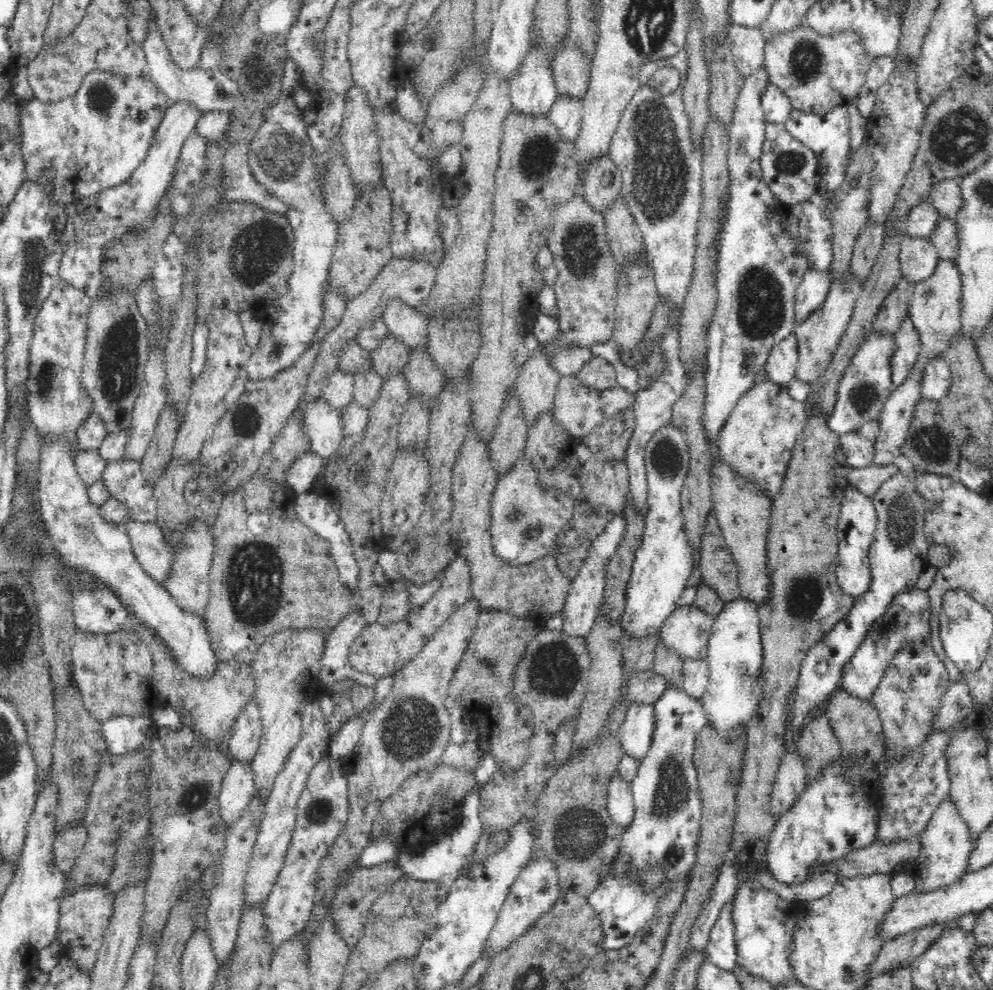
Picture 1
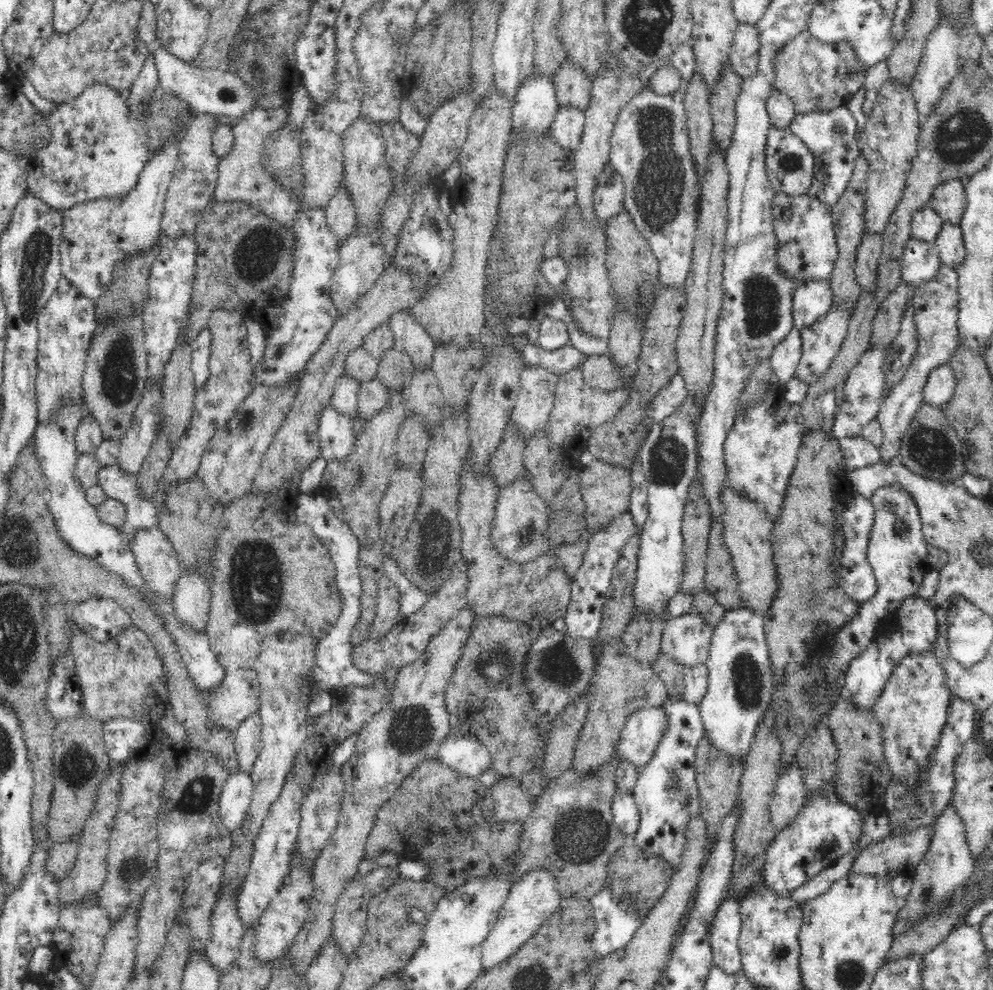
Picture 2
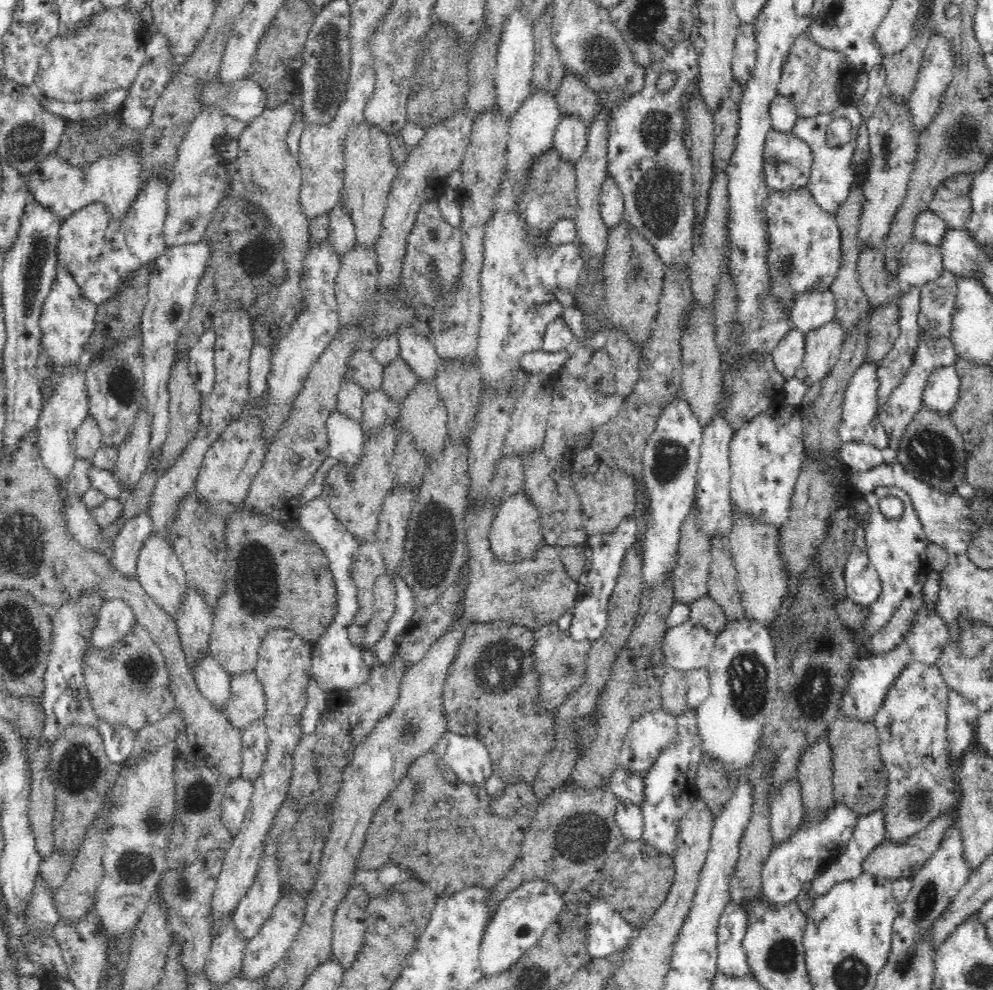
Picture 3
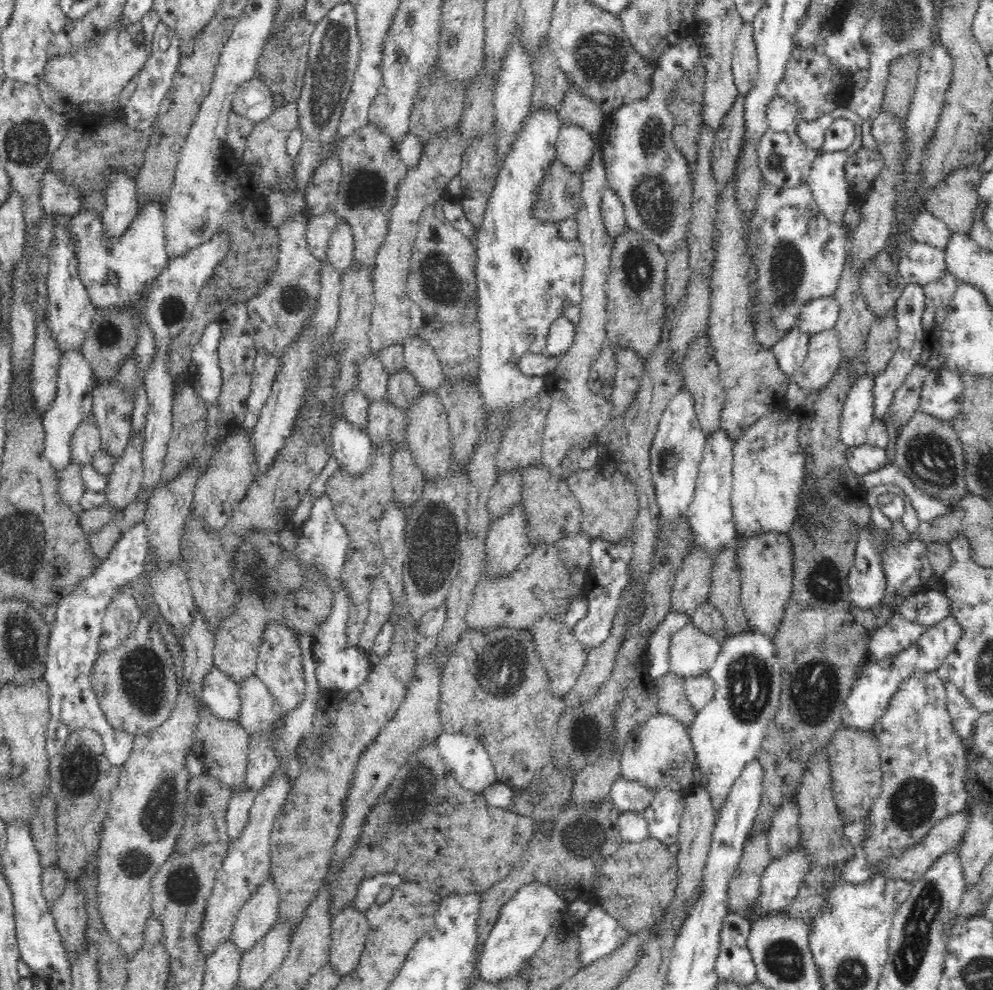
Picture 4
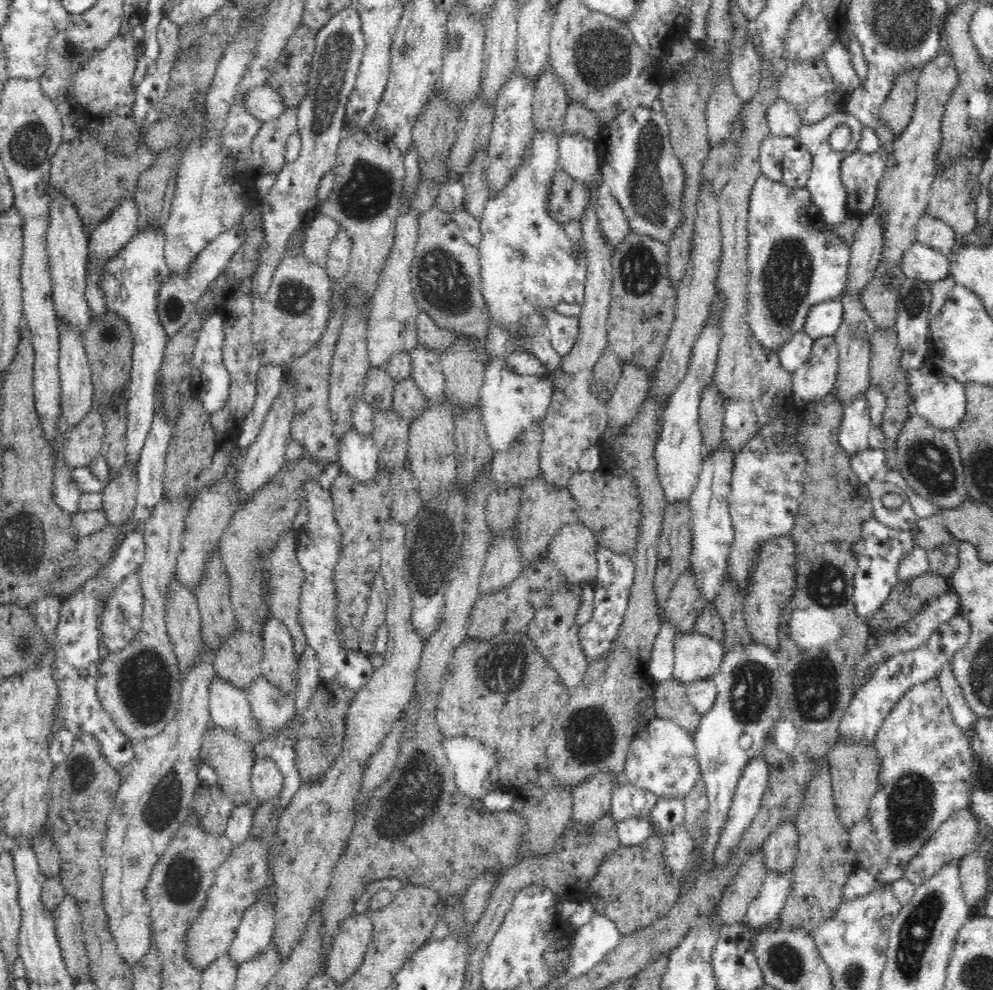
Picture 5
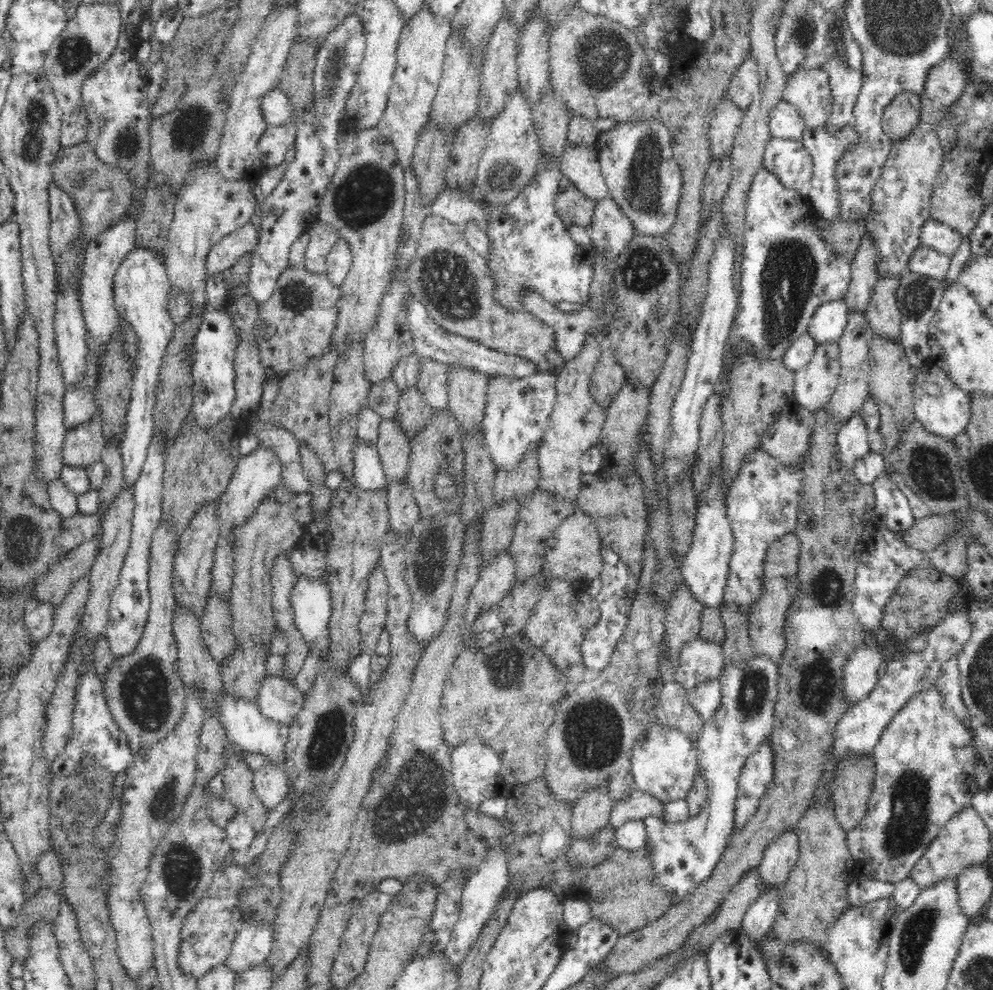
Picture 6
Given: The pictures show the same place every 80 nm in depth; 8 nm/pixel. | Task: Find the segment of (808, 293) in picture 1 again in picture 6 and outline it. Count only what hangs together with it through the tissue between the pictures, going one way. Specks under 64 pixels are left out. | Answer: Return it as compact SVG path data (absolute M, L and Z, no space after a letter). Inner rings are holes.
M842 299L822 304L810 321L807 332L817 343L837 342L847 325L849 310Z

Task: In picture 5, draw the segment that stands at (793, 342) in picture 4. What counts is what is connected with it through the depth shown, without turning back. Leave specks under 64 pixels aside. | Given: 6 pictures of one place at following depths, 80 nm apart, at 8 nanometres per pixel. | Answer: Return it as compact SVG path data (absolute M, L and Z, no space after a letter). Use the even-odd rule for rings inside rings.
M798 331L777 348L774 358L781 362L787 372L793 374L807 363L813 342L813 337L806 334L806 331Z

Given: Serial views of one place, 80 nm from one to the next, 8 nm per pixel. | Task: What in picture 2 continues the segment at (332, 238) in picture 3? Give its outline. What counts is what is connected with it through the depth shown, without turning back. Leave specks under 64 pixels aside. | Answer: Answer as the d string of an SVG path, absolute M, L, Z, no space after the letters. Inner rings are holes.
M344 179L341 180L337 193L325 206L325 215L330 229L337 235L339 244L352 234L352 229L357 226L354 203L350 199L350 193L346 189Z

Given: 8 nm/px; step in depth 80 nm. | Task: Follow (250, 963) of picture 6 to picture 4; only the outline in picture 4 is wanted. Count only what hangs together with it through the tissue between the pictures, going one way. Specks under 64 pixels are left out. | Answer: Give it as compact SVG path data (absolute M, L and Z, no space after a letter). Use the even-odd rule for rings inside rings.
M270 877L242 905L231 936L242 955L249 951L277 921L279 902L278 887Z

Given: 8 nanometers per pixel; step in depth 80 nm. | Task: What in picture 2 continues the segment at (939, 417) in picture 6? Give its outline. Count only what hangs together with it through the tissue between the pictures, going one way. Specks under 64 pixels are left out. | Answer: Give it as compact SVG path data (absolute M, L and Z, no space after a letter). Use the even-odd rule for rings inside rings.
M948 364L934 368L923 390L923 402L943 406L950 400L956 386L956 376Z

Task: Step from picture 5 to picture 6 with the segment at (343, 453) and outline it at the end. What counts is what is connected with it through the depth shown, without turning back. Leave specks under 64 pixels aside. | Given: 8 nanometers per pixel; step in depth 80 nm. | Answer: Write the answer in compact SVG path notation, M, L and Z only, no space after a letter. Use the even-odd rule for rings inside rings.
M359 436L353 446L353 463L353 478L360 488L375 491L387 487L389 481L377 447L368 445Z

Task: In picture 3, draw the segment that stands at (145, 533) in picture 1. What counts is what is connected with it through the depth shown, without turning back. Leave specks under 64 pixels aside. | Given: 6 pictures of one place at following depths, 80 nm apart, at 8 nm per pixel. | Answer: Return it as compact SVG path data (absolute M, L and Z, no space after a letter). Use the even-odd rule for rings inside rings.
M152 532L142 543L137 558L136 578L148 593L148 596L154 599L175 620L181 605L181 598L185 595L187 589L187 578L173 547L162 535Z

